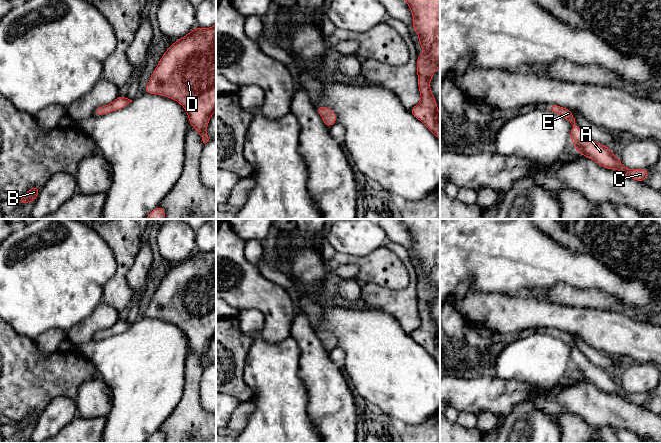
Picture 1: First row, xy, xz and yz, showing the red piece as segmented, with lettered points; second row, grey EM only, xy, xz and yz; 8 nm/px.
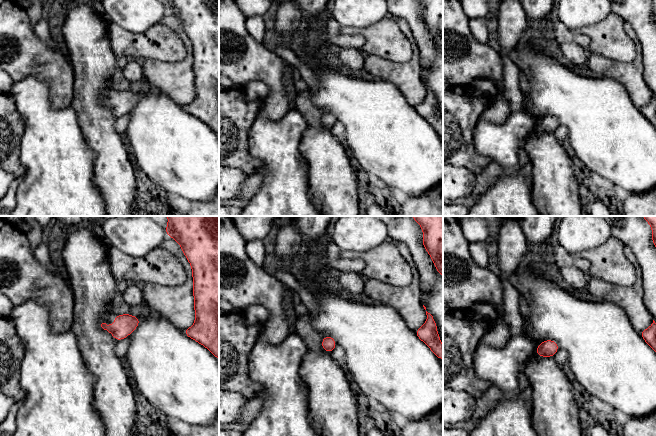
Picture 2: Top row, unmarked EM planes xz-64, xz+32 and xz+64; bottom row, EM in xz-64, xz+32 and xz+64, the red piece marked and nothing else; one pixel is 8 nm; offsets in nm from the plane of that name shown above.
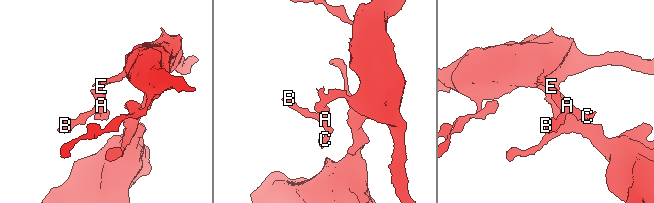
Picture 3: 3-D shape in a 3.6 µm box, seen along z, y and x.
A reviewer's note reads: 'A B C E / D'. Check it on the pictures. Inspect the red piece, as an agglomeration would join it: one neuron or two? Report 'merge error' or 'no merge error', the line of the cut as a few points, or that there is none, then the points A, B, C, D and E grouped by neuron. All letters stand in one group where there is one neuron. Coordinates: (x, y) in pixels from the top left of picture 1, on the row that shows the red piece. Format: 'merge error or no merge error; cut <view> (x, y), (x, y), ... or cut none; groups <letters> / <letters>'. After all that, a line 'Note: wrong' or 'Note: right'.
no merge error; cut none; groups A B C D E
Note: wrong

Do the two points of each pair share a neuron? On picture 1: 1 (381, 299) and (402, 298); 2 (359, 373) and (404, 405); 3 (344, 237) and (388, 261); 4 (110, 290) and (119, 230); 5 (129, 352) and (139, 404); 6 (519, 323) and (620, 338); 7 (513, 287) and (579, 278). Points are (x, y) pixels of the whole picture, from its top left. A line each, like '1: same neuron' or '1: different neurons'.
1: same neuron
2: same neuron
3: different neurons
4: same neuron
5: same neuron
6: same neuron
7: same neuron

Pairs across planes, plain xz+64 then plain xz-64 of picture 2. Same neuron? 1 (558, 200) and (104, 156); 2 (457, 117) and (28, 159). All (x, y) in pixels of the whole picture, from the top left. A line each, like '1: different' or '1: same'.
1: same
2: different

